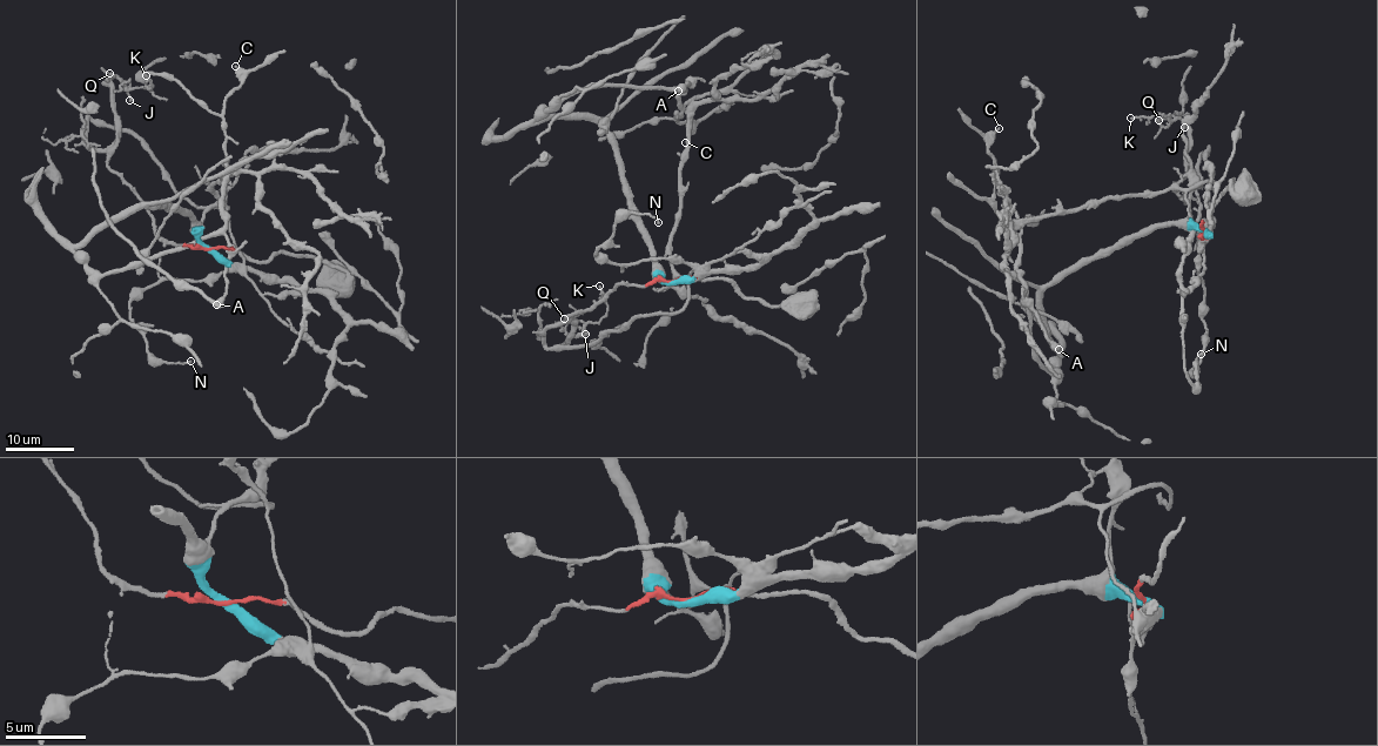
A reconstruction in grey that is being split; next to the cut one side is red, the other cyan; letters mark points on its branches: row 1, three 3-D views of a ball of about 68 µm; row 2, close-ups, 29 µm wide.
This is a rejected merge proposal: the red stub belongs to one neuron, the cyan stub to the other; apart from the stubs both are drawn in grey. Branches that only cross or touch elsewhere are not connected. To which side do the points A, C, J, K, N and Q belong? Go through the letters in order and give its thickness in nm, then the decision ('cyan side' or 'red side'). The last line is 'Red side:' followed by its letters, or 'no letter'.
A: 550 nm thick; cyan side
C: 120 nm thick; cyan side
J: 120 nm thick; red side
K: 120 nm thick; red side
N: 130 nm thick; cyan side
Q: 140 nm thick; red side
Red side: J, K, Q

